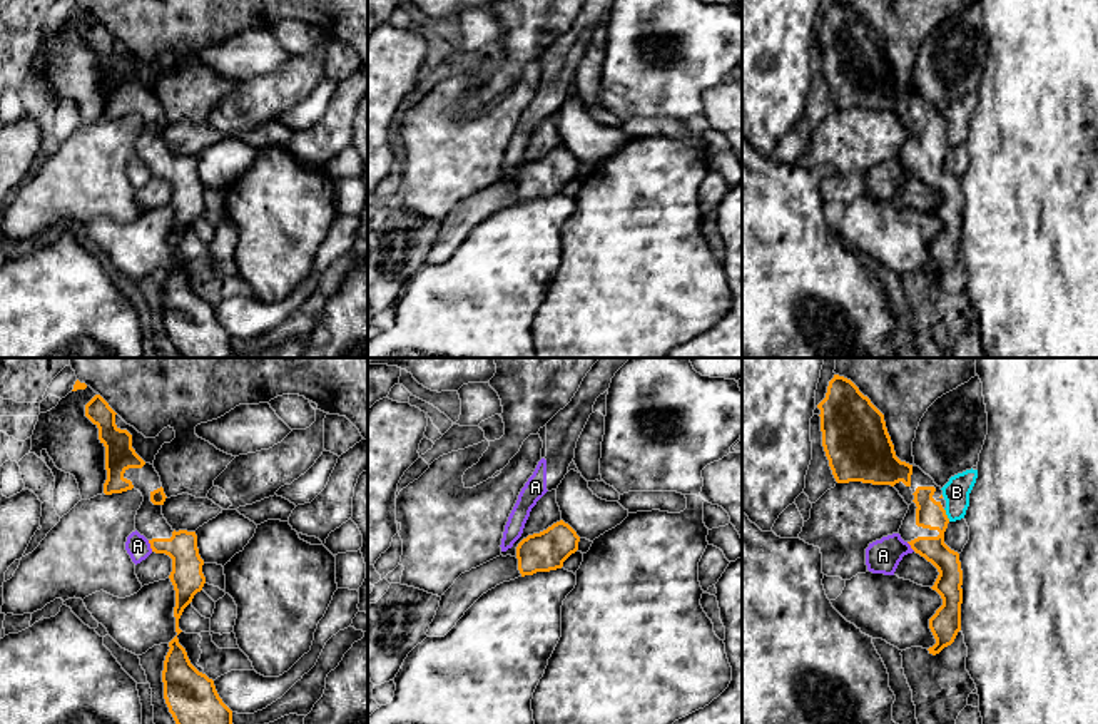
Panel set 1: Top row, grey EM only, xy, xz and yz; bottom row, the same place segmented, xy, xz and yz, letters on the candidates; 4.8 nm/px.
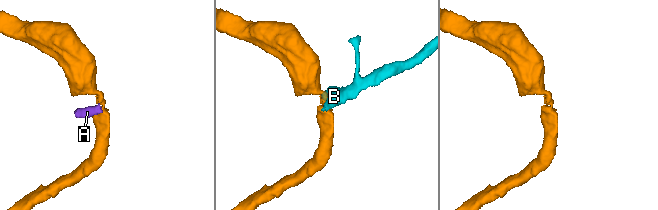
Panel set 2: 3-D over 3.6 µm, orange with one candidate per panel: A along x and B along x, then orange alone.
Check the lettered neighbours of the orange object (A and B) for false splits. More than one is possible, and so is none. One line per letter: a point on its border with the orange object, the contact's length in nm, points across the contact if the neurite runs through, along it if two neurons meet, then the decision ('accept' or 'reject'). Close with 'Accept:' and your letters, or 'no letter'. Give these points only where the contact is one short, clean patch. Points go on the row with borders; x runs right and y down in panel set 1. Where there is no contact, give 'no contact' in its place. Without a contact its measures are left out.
A: contact xy (151, 545); length 60 nm; border xy (147, 540), (152, 550); reject
B: contact yz (946, 515); length 70 nm; border yz (943, 509), (950, 520); reject
Accept: no letter

